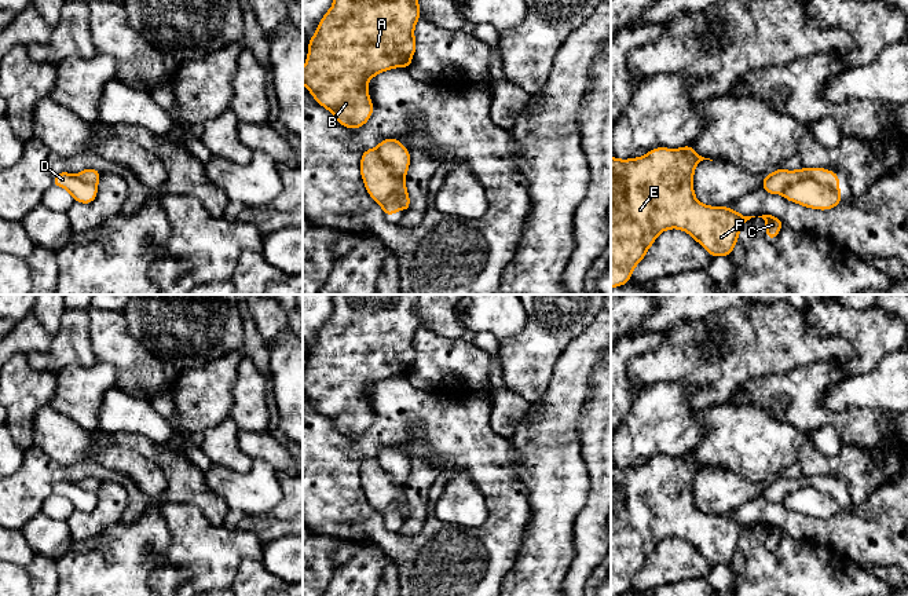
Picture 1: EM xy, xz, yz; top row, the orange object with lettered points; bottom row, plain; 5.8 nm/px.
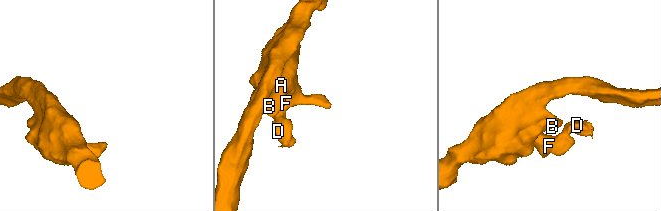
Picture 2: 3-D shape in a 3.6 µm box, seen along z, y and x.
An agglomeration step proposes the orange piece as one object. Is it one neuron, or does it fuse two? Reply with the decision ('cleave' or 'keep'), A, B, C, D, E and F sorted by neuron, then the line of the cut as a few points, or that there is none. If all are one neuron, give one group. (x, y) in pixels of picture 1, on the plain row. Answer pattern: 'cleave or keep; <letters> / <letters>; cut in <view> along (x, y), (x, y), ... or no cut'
cleave; A B C E F / D; cut in yz along (780, 501), (801, 487), (816, 487), (828, 493), (839, 505)

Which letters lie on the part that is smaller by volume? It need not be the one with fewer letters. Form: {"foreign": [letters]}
{"foreign": ["D"]}

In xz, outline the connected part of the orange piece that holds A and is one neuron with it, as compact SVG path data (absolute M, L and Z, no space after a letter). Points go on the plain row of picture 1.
M332 295L332 301L334 311L308 350L303 392L322 416L333 421L340 434L358 438L369 429L374 420L367 390L389 377L411 376L411 366L417 356L414 336L421 325L418 295Z

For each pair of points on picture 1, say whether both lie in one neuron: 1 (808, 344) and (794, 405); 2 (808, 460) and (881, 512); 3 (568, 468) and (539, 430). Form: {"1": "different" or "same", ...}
{"1": "different", "2": "same", "3": "same"}

